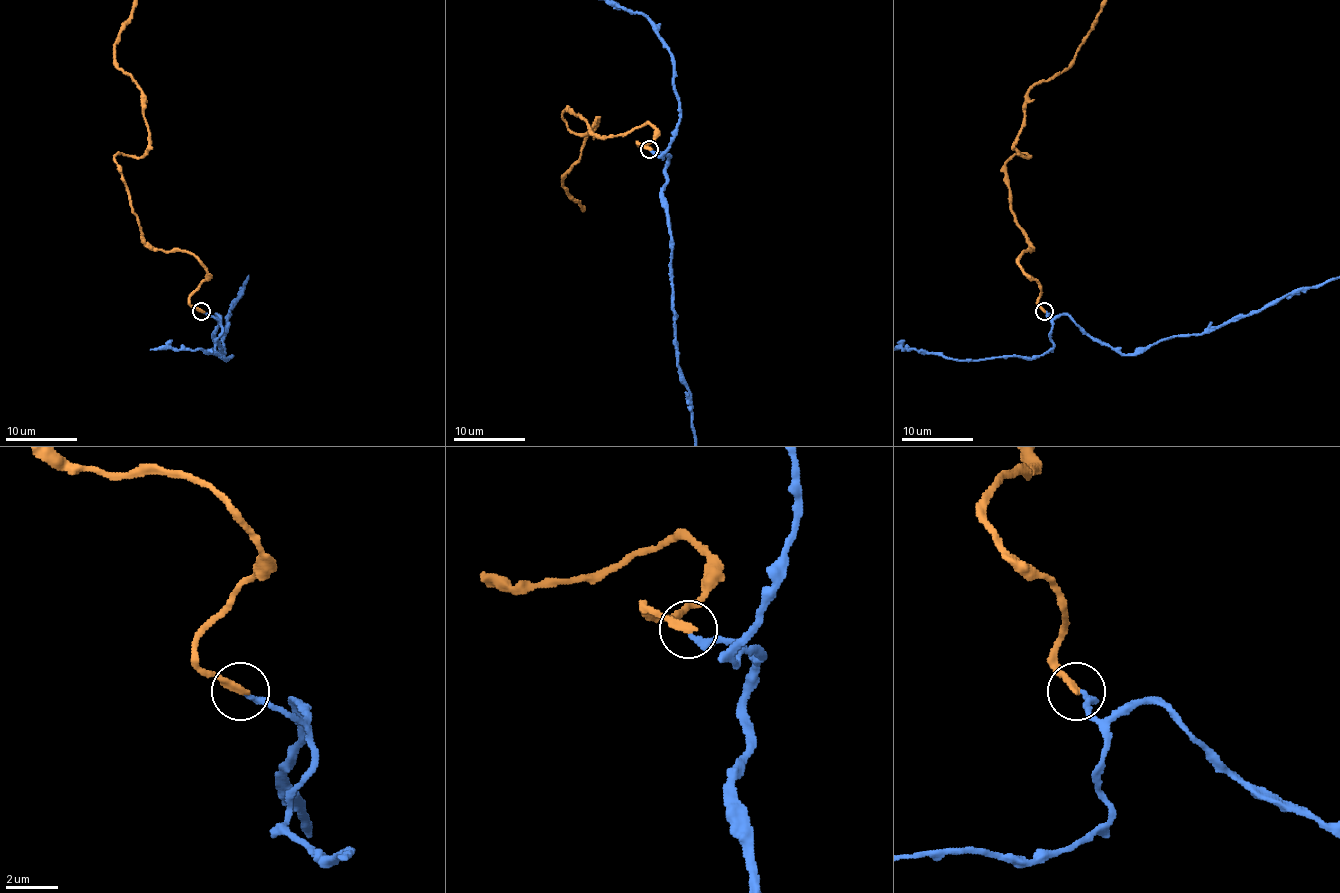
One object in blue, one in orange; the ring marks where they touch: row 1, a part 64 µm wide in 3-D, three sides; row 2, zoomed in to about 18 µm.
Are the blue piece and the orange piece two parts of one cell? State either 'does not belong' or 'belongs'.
does not belong

